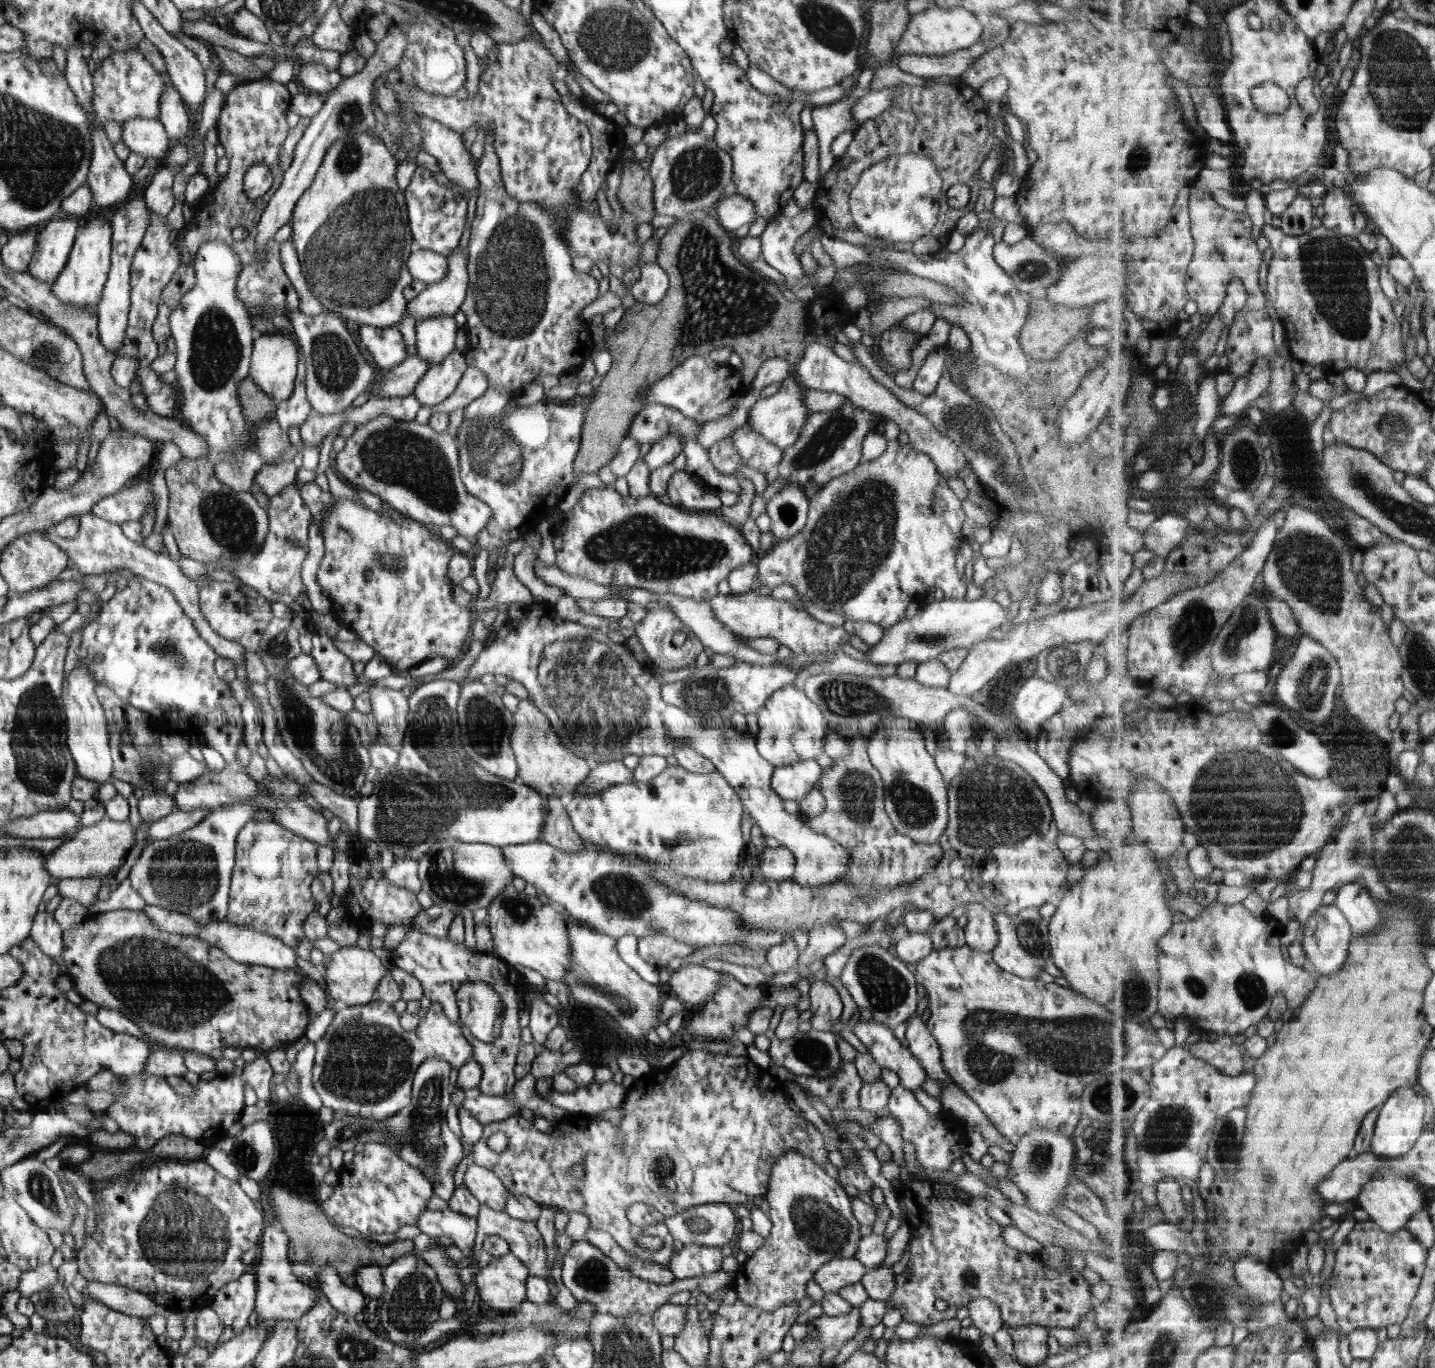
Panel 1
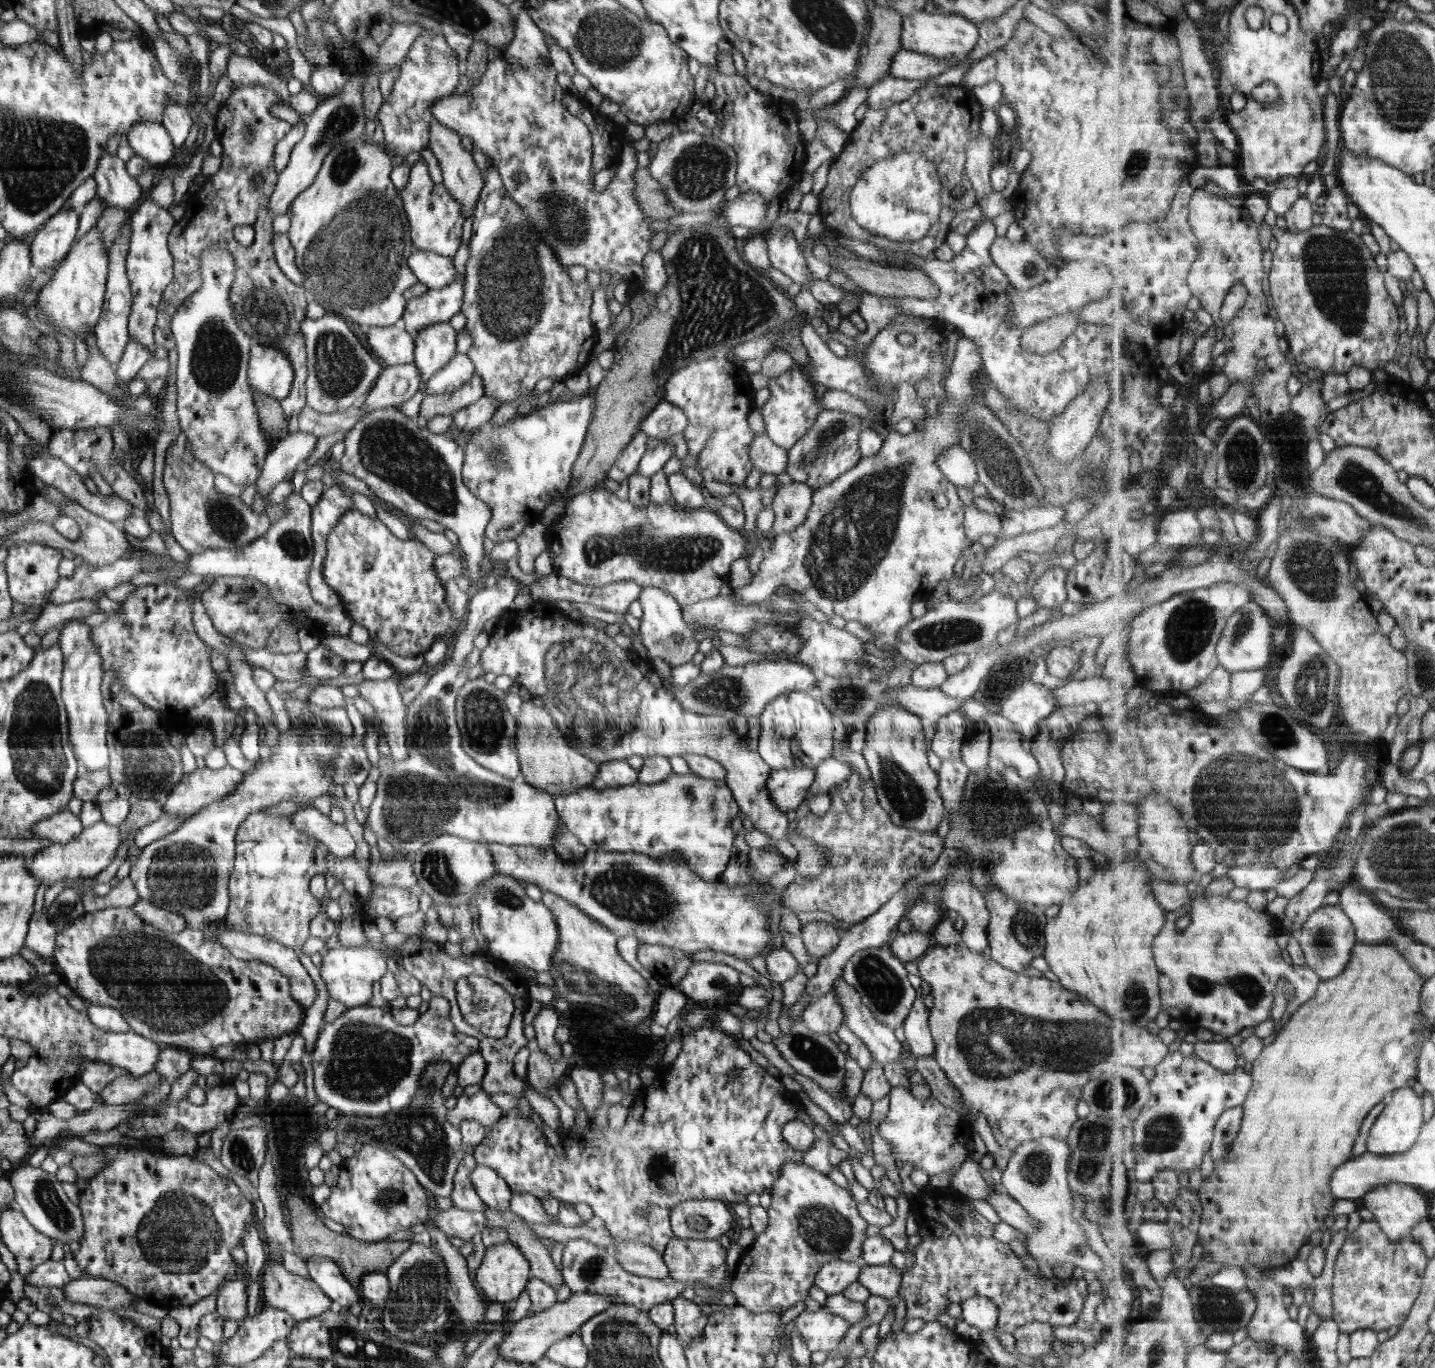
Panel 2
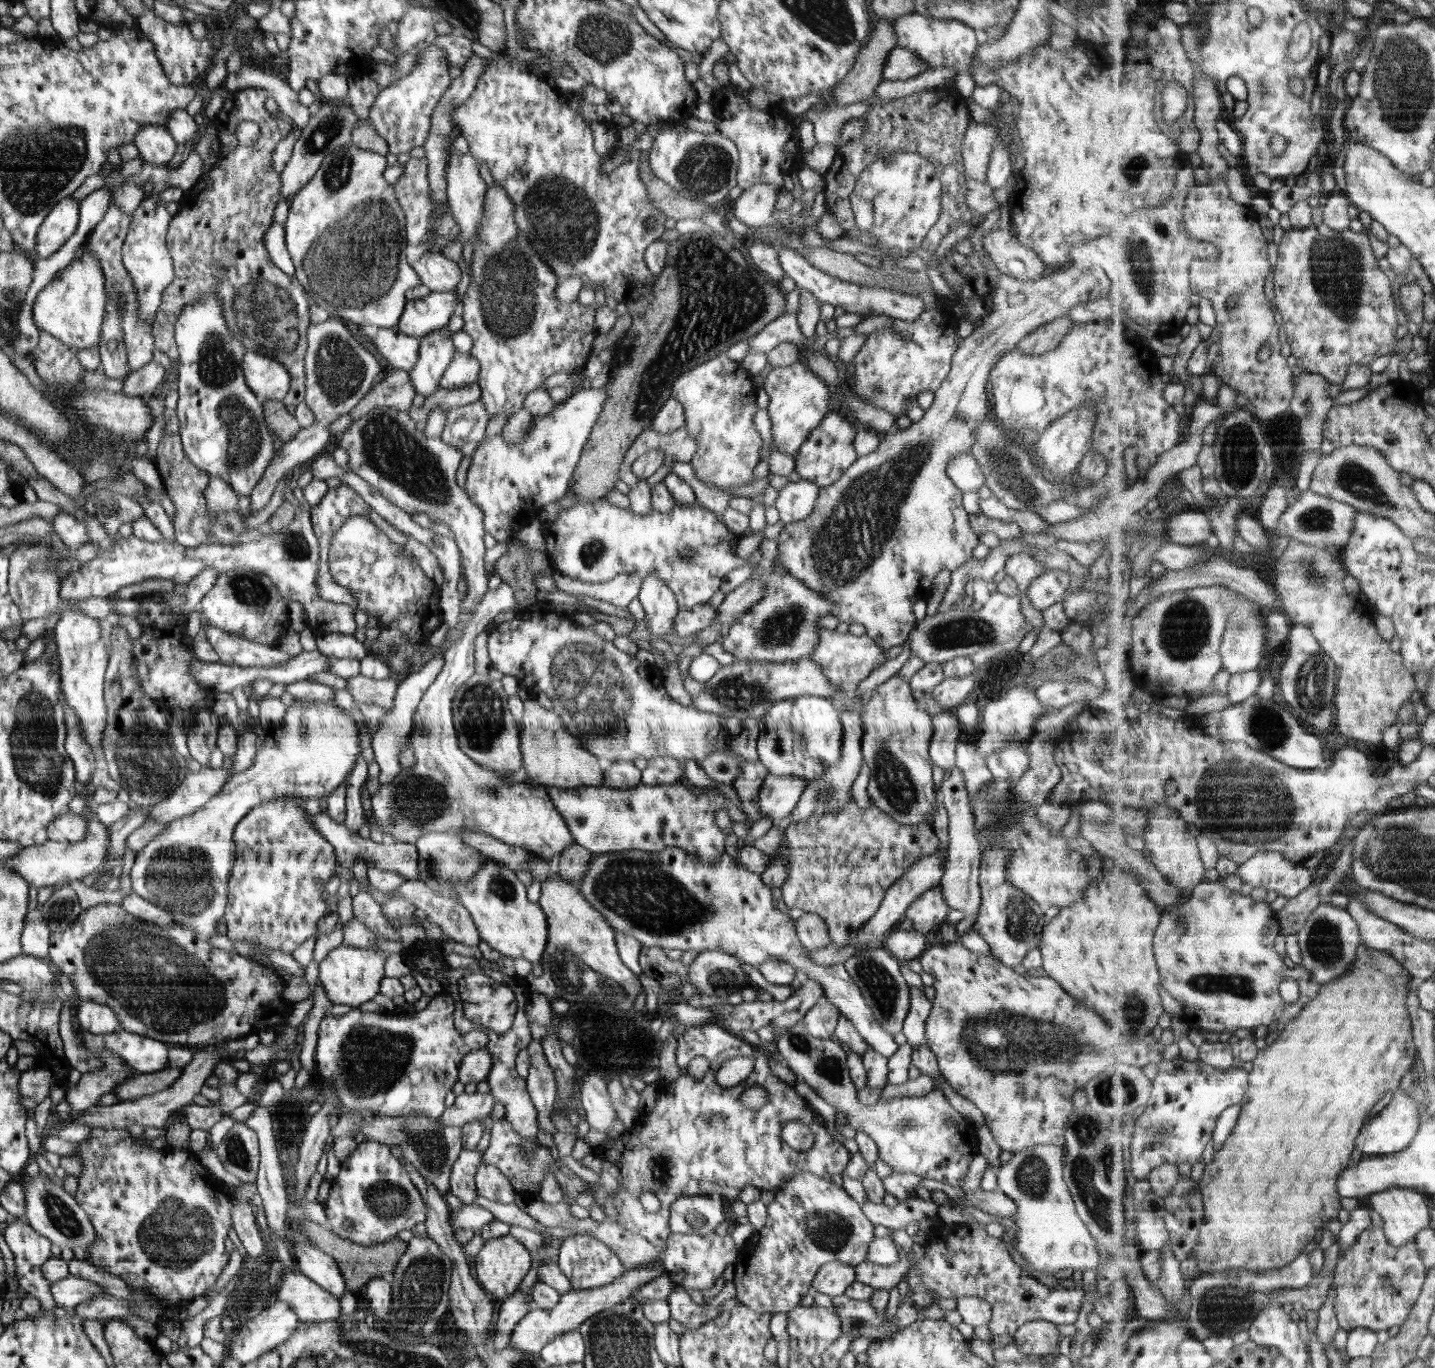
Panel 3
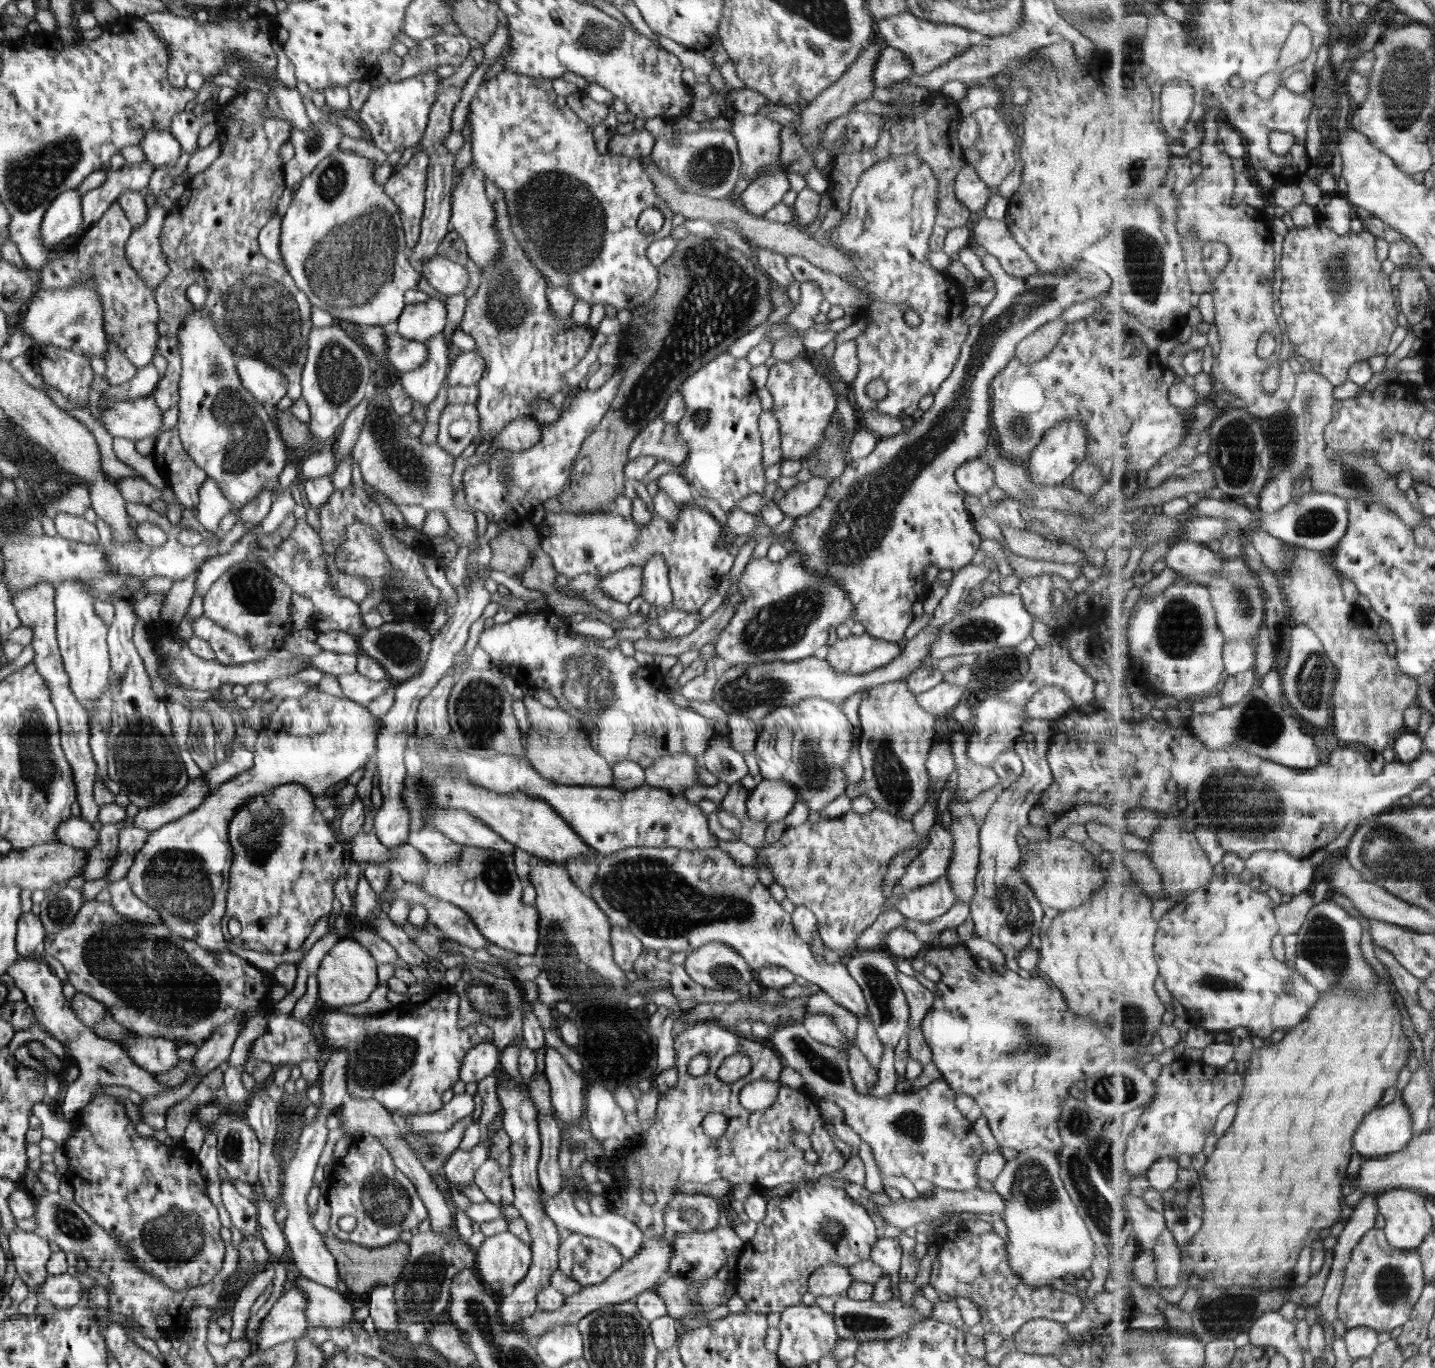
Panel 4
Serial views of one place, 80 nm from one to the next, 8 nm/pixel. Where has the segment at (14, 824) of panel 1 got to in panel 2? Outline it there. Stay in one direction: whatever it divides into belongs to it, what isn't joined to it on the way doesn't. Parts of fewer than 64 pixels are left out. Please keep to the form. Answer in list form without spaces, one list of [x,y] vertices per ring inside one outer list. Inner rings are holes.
[[[62,811],[41,820],[35,825],[33,831],[36,838],[48,839],[54,843],[67,843],[78,838],[83,827],[78,815],[74,815],[70,811]]]

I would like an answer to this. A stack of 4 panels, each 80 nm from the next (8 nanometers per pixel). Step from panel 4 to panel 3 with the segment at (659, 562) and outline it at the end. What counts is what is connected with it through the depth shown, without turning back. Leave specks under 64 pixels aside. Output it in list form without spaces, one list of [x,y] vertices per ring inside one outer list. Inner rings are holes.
[[[646,575],[641,581],[637,599],[646,611],[645,620],[651,634],[661,638],[662,634],[674,634],[673,620],[682,608],[676,600],[673,590],[658,575]]]

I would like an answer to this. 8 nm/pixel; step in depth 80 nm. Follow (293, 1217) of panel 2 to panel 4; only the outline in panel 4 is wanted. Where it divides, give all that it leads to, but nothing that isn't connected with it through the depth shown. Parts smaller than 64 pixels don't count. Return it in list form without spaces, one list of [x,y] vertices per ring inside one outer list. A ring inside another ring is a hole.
[[[331,1235],[323,1236],[326,1248],[335,1258],[339,1278],[346,1283],[349,1291],[365,1294],[371,1292],[375,1286],[395,1286],[400,1280],[403,1268],[407,1264],[409,1257],[409,1244],[401,1240],[395,1241],[388,1246],[382,1246],[377,1249],[366,1248],[351,1242],[341,1241],[338,1237]]]

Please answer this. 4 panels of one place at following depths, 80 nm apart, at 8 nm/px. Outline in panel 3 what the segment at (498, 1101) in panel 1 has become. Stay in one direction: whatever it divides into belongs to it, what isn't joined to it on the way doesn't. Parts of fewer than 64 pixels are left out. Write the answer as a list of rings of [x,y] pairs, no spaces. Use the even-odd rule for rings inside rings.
[[[464,1092],[455,1096],[452,1106],[445,1107],[439,1120],[444,1126],[462,1126],[472,1121],[479,1121],[481,1118],[490,1120],[490,1112],[495,1103],[490,1093]]]

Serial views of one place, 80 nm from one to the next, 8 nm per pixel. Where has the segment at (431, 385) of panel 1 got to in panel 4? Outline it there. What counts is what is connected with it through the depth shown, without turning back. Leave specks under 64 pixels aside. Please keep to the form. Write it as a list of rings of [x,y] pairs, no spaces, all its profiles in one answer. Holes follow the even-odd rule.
[[[478,350],[460,352],[450,364],[445,381],[449,382],[449,387],[477,386],[486,369],[487,364]]]

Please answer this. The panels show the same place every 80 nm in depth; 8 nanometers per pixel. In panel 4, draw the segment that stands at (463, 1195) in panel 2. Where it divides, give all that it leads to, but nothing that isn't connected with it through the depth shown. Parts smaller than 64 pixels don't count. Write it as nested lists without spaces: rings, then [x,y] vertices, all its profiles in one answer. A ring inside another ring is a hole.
[[[503,1110],[493,1119],[493,1122],[487,1126],[487,1138],[484,1142],[479,1142],[475,1148],[470,1151],[454,1150],[450,1158],[443,1164],[443,1176],[451,1180],[453,1188],[459,1191],[459,1188],[466,1183],[475,1180],[475,1174],[478,1167],[487,1159],[492,1147],[493,1136],[497,1130],[503,1126]]]

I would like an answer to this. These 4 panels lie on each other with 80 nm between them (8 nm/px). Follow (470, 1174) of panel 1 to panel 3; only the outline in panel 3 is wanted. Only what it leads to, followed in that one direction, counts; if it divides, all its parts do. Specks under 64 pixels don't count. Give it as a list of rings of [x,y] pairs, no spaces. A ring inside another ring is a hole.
[[[481,1163],[478,1167],[475,1186],[477,1194],[502,1204],[514,1203],[518,1193],[506,1175],[496,1165],[490,1163]]]

